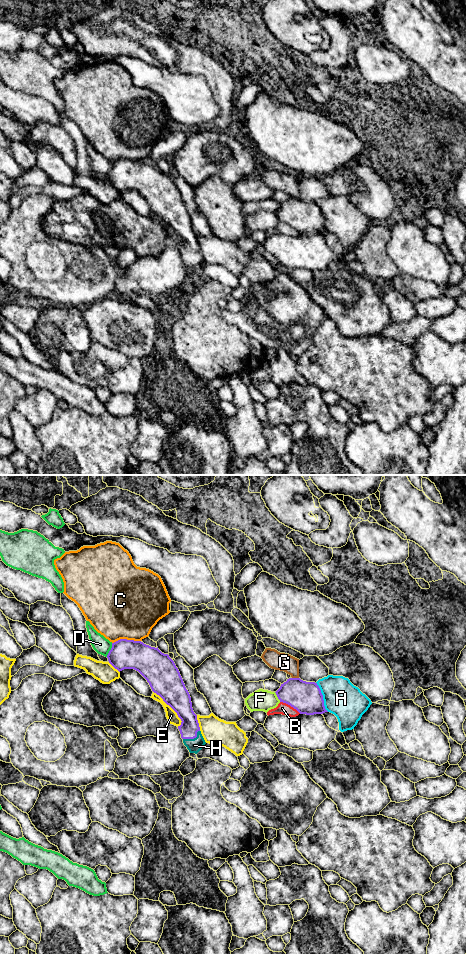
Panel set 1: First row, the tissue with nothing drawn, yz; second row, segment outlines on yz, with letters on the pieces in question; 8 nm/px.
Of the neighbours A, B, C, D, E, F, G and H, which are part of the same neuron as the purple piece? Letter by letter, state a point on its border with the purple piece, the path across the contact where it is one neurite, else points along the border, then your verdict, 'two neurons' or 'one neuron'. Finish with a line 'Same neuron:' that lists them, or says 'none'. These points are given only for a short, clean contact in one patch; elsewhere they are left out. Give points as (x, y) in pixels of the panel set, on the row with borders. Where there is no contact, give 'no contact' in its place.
A: yz (322, 697) | two neurons
B: yz (290, 705) | two neurons
C: yz (126, 639) | two neurons
D: yz (110, 650) | two neurons
E: yz (171, 707) | two neurons
F: yz (277, 696) | two neurons
G: yz (295, 678) | along yz (292, 677), (298, 678) | two neurons
H: yz (192, 738) | across yz (189, 727), (192, 738), (194, 745) | one neuron
Same neuron: H

